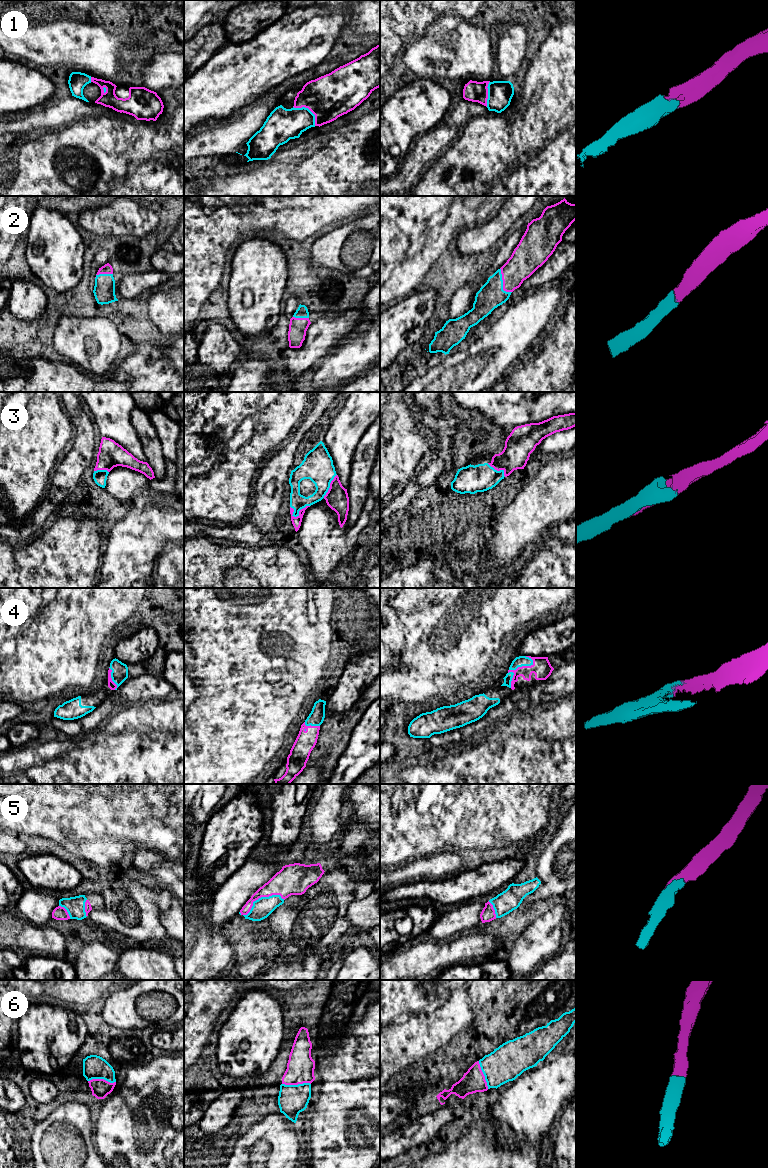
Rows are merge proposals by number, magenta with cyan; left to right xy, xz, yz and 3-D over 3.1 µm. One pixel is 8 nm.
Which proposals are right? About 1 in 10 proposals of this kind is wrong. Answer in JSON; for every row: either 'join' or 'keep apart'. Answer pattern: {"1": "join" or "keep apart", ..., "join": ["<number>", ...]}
{"1": "join", "2": "join", "3": "join", "4": "join", "5": "join", "6": "join", "join": ["1", "2", "3", "4", "5", "6"]}

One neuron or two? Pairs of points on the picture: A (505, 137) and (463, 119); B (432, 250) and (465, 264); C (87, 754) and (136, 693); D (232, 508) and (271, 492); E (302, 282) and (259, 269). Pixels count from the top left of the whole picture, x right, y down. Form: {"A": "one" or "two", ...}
{"A": "two", "B": "two", "C": "two", "D": "two", "E": "two"}

